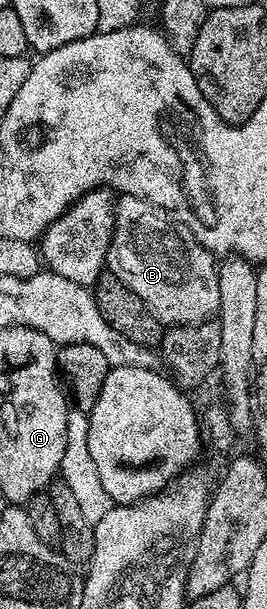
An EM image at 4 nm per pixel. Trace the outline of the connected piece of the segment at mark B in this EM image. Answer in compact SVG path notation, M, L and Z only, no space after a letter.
M120 194L116 198L116 219L112 229L112 243L108 249L107 273L113 274L134 296L138 296L160 321L161 327L194 326L197 322L215 319L220 313L218 304L218 258L206 249L195 236L173 218L167 210L150 200Z

